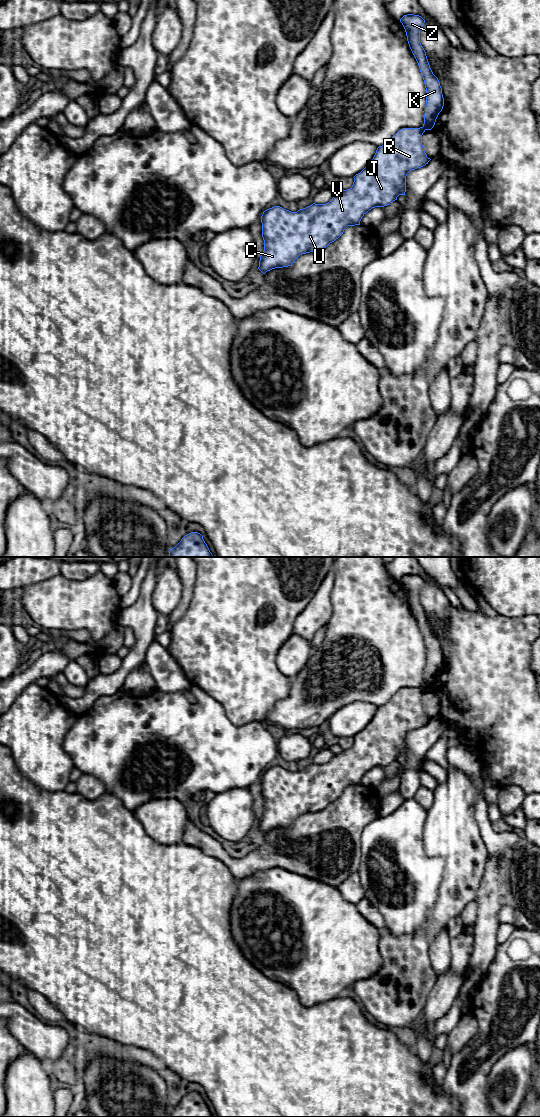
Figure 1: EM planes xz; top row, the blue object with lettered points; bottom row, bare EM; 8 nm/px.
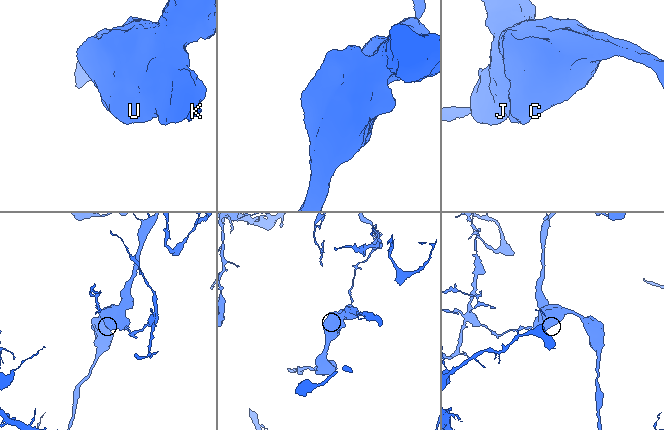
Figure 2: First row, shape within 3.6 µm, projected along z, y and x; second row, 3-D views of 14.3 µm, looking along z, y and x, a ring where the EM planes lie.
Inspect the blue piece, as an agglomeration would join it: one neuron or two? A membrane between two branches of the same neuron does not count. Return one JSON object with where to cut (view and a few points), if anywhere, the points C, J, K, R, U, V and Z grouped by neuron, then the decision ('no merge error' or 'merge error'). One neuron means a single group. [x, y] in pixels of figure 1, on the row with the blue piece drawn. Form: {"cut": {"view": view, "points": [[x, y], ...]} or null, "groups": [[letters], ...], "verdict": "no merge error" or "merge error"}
{"cut": {"view": "xz", "points": [[422, 127], [425, 129]]}, "groups": [["C", "J", "R", "U", "V"], ["K", "Z"]], "verdict": "merge error"}

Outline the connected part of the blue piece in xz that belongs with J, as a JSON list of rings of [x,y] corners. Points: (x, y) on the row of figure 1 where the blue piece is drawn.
[[[423,127],[399,130],[386,144],[377,148],[370,163],[353,177],[352,187],[343,190],[340,194],[335,194],[326,204],[313,203],[297,212],[291,212],[280,206],[265,210],[261,216],[264,251],[260,256],[258,269],[265,274],[275,268],[292,266],[300,255],[318,252],[326,248],[330,243],[338,239],[348,226],[360,225],[362,217],[372,208],[387,206],[397,200],[399,195],[405,195],[407,174],[412,170],[425,166],[431,160],[427,157],[422,145],[424,132],[425,129]]]

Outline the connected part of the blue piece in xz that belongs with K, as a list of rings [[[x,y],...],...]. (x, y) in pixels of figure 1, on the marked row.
[[[407,14],[400,19],[400,22],[405,29],[409,47],[418,63],[426,88],[423,128],[425,130],[431,130],[435,125],[439,113],[443,109],[444,98],[440,82],[433,74],[426,52],[420,43],[420,31],[425,20],[419,15]]]

